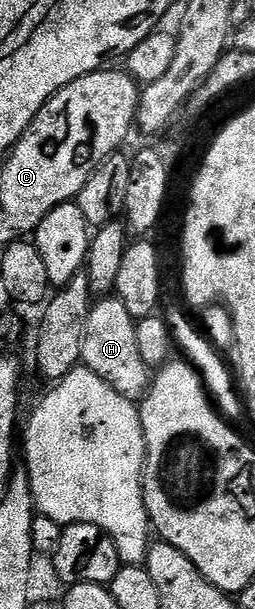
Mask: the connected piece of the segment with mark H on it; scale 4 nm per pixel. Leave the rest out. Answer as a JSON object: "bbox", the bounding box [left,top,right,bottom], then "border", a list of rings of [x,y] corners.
{"bbox":[82,298,152,402],"border":[[[117,298],[102,300],[91,307],[88,314],[88,327],[84,329],[84,350],[82,364],[96,378],[104,378],[116,394],[124,394],[124,398],[140,402],[150,391],[152,370],[140,358],[140,346],[136,342],[137,323],[132,314],[124,307],[124,302]]]}

